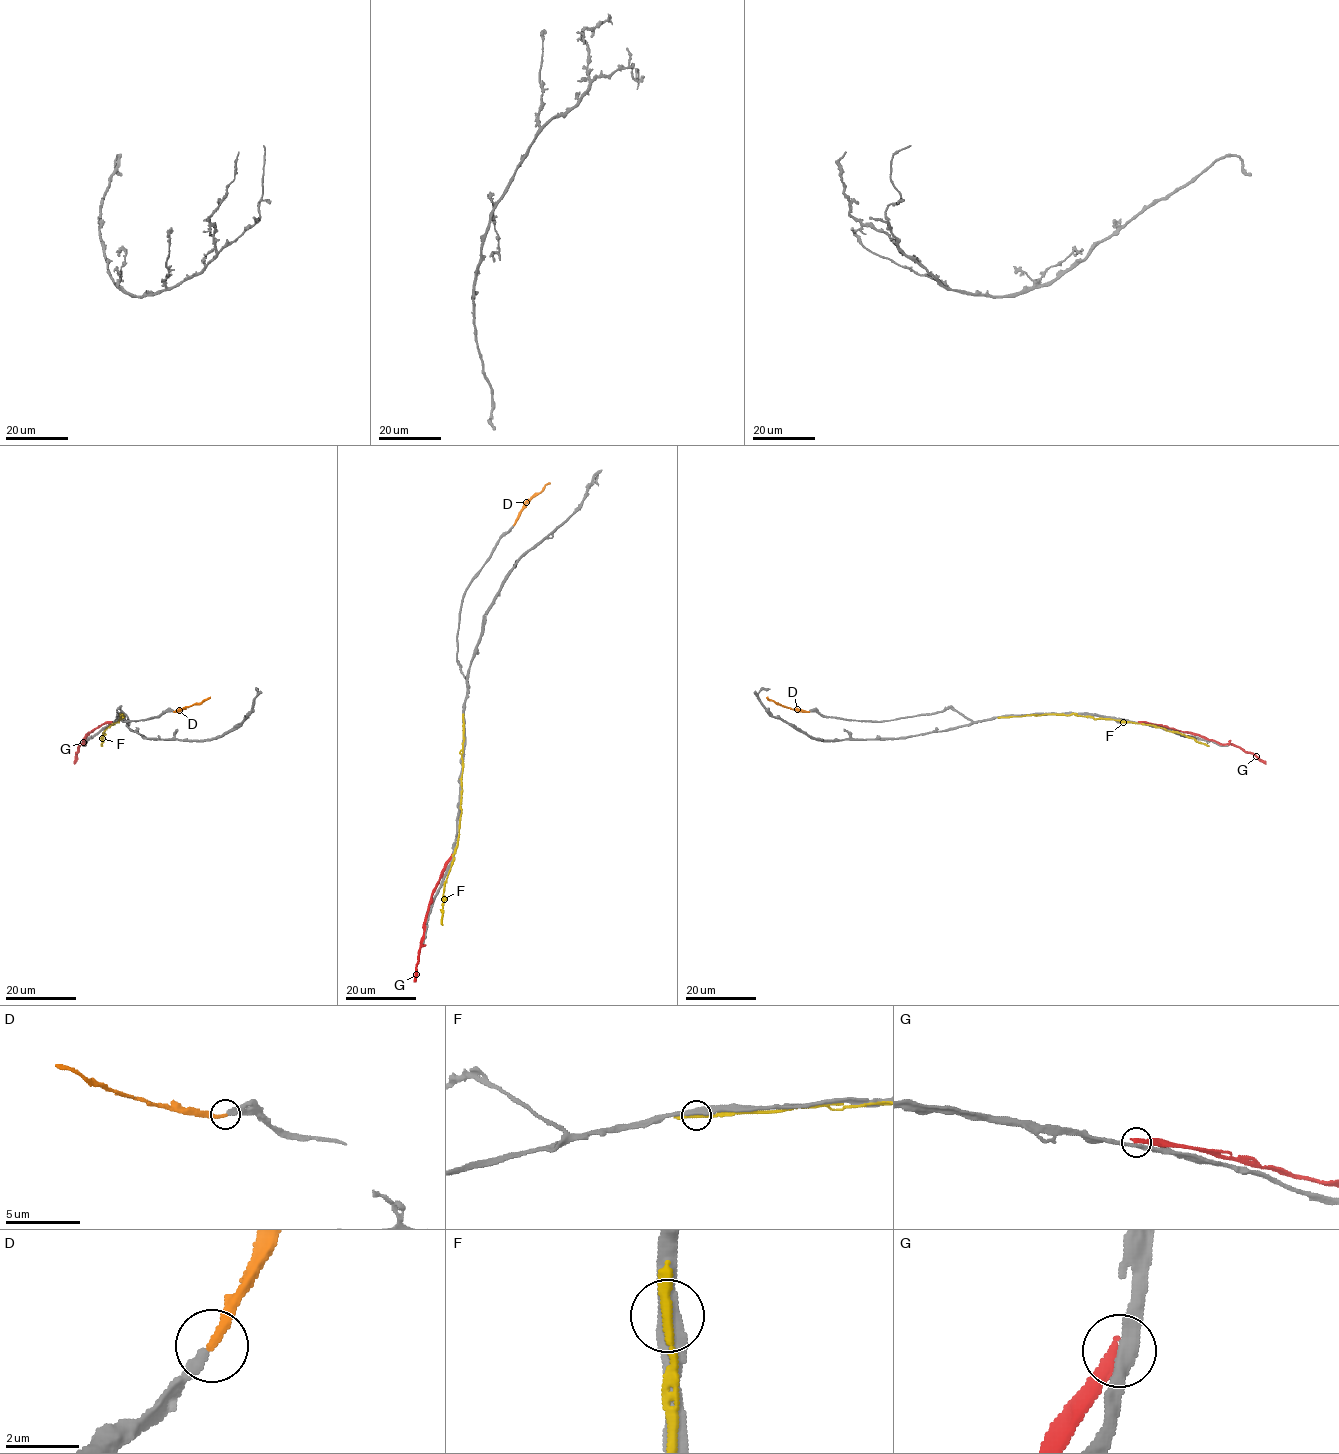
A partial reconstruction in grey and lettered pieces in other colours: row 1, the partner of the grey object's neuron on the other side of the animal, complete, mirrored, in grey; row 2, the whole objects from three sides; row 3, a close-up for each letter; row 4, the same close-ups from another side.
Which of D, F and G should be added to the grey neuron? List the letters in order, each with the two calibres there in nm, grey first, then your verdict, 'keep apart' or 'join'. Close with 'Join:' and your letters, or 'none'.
D: 280 nm thick on the grey side, 240 nm on the other; join
F: 320 nm thick on the grey side, 200 nm on the other; keep apart
G: 320 nm thick on the grey side, 280 nm on the other; keep apart
Join: D

